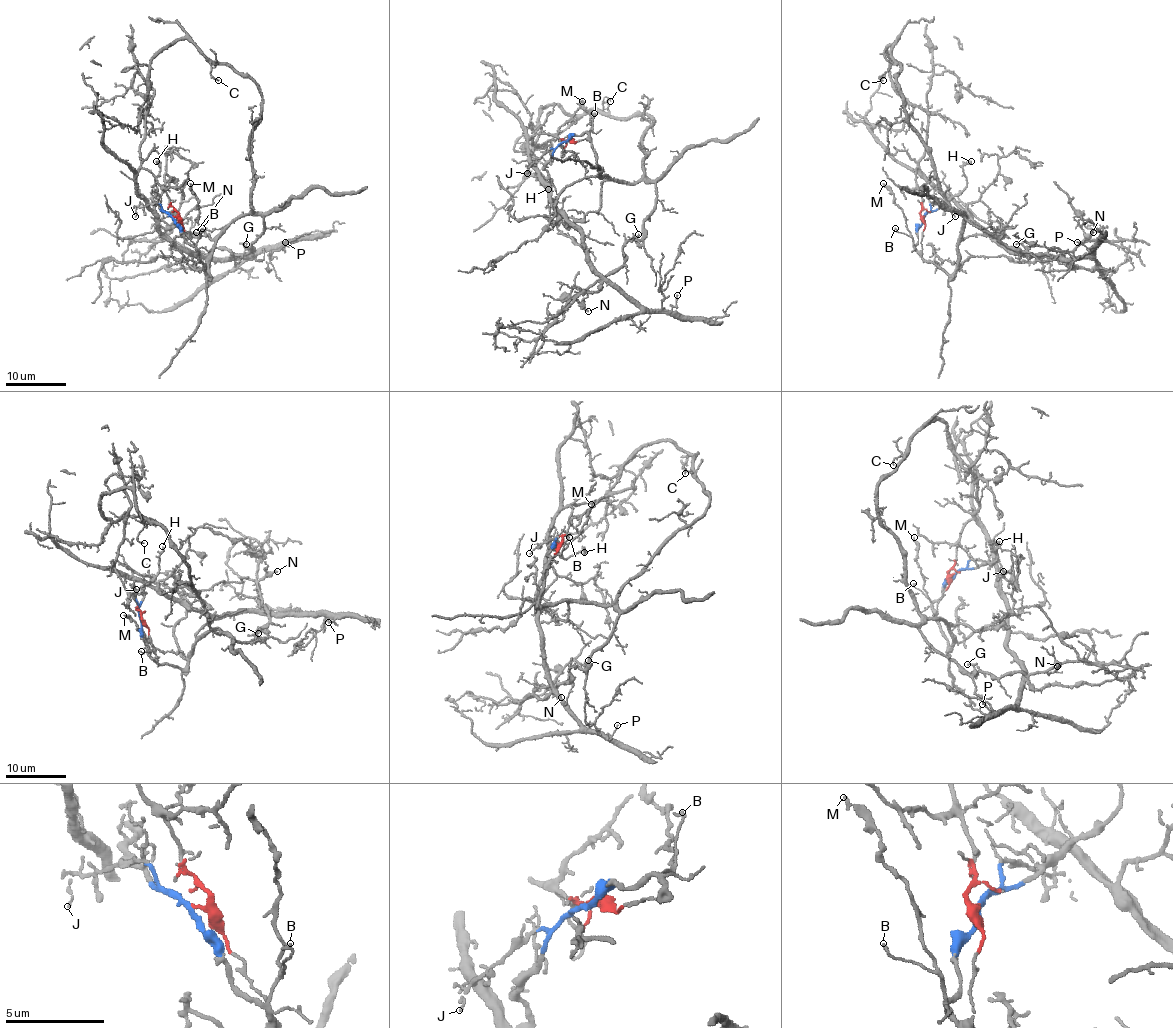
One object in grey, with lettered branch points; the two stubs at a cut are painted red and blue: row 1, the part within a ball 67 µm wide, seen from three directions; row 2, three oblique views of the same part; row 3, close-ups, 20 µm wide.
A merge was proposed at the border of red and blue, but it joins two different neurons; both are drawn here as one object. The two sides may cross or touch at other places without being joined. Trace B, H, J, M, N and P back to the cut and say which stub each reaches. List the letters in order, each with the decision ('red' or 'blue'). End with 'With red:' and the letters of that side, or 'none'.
B: blue
H: blue
J: blue
M: blue
N: red
P: red
With red: N, P

